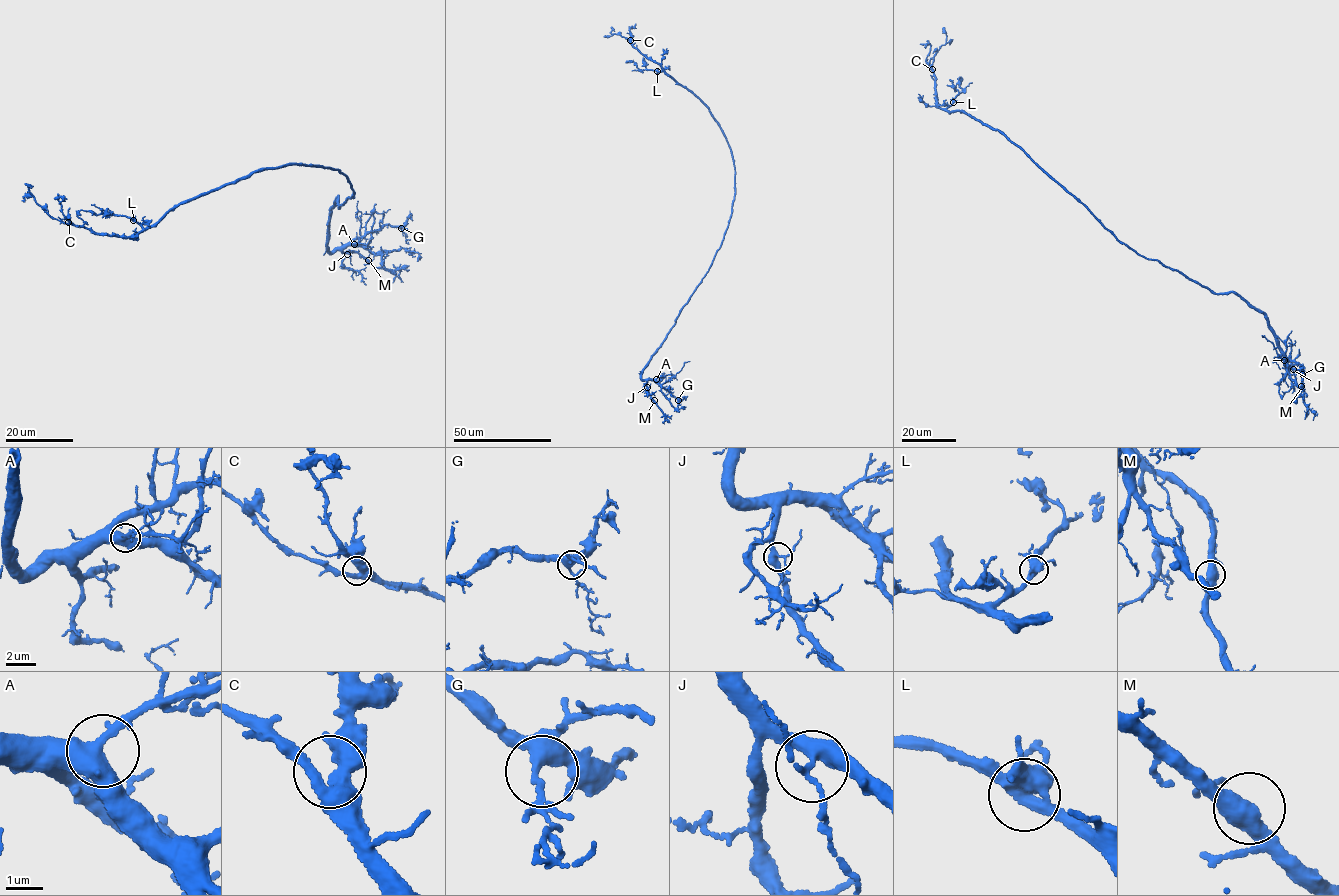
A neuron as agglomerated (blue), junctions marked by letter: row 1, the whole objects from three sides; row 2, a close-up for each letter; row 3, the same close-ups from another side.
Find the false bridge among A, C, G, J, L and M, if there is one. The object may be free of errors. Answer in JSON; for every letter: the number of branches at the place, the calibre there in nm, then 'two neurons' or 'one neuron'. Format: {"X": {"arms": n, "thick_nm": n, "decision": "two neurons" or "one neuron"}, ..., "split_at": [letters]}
{"A": {"arms": 4, "thick_nm": 440, "decision": "one neuron"}, "C": {"arms": 3, "thick_nm": 440, "decision": "one neuron"}, "G": {"arms": 4, "thick_nm": 360, "decision": "one neuron"}, "J": {"arms": 4, "thick_nm": 320, "decision": "one neuron"}, "L": {"arms": 4, "thick_nm": 480, "decision": "one neuron"}, "M": {"arms": 3, "thick_nm": 440, "decision": "one neuron"}, "split_at": []}

